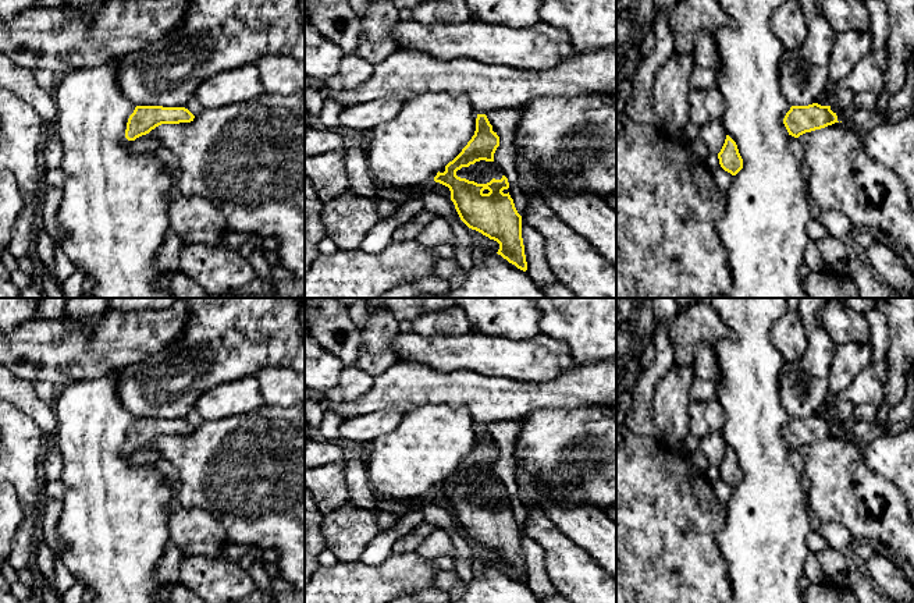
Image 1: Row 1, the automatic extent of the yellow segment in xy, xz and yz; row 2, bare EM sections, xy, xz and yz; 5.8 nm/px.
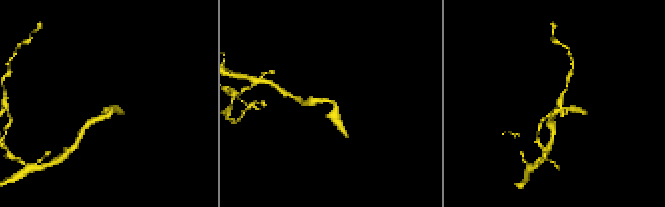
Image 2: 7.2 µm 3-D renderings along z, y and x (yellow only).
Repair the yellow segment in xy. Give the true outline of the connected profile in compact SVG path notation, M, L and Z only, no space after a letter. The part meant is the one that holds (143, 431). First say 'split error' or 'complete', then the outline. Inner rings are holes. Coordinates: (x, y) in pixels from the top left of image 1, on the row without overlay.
complete; M136 418L128 430L125 450L135 453L161 436L191 434L193 430L185 419Z

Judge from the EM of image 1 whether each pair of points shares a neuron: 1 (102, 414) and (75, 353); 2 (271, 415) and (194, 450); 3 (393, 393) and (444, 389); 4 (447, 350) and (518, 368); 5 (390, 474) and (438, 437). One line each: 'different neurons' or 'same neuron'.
1: different neurons
2: same neuron
3: same neuron
4: same neuron
5: same neuron

